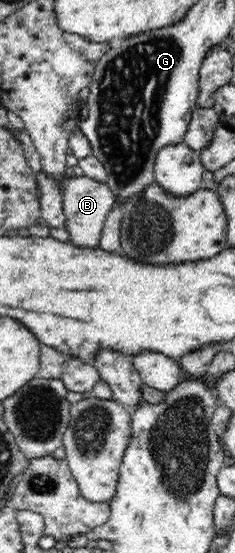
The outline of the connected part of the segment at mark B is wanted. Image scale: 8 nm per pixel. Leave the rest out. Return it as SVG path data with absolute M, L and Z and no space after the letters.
M70 176L69 180L64 183L63 198L63 212L66 214L64 228L69 234L68 243L80 248L100 248L102 228L108 213L112 211L114 192L108 188L106 183L85 176Z

